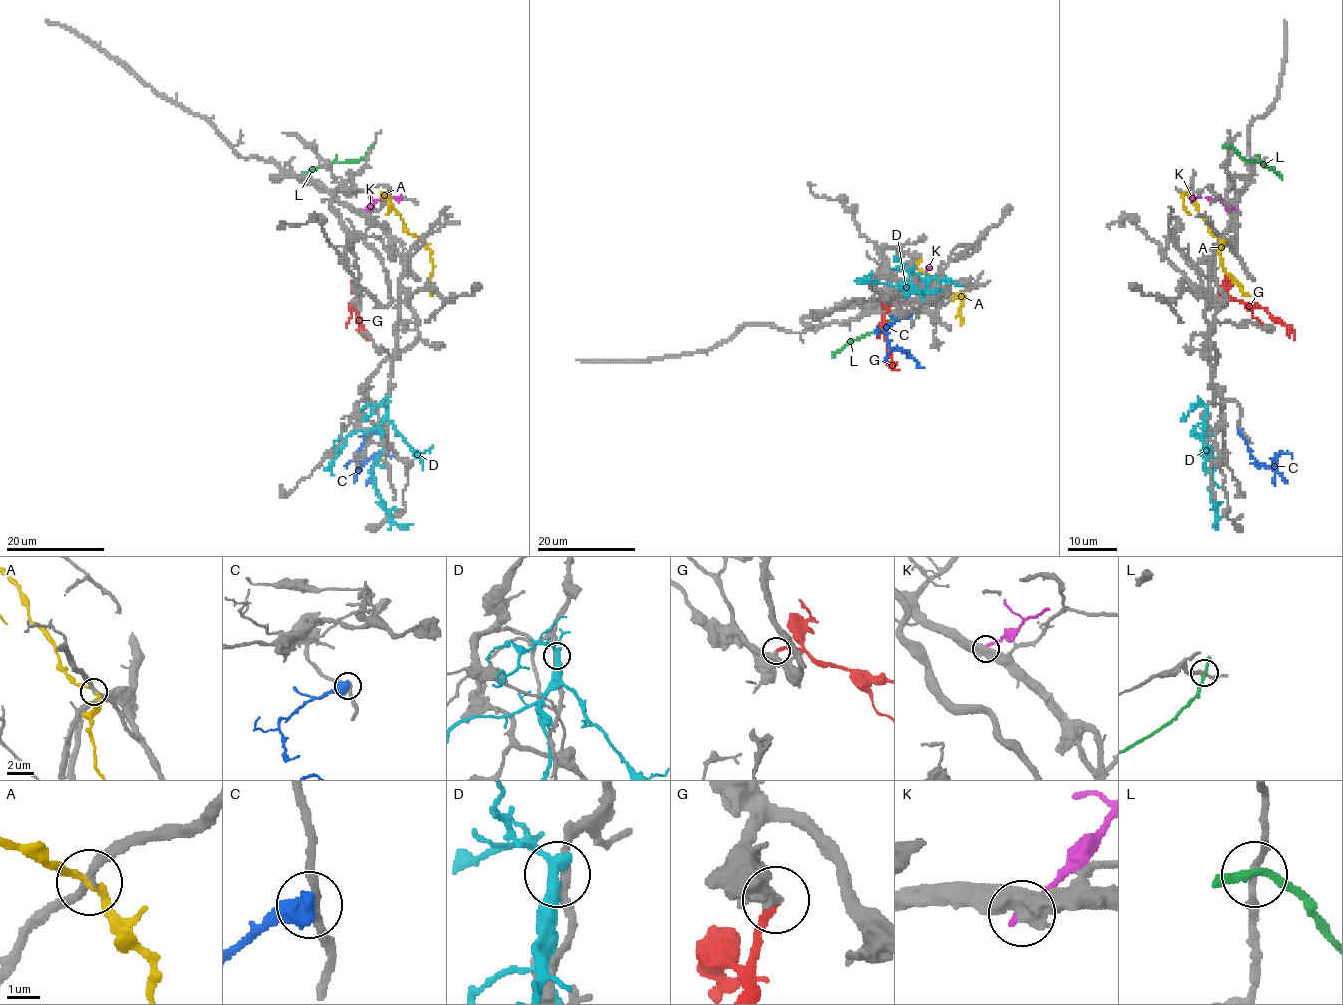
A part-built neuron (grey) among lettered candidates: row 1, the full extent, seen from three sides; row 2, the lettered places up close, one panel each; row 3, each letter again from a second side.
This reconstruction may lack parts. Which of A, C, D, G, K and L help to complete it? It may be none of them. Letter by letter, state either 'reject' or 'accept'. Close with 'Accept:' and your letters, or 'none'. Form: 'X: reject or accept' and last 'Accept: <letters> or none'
A: reject
C: reject
D: reject
G: accept
K: reject
L: reject
Accept: G

